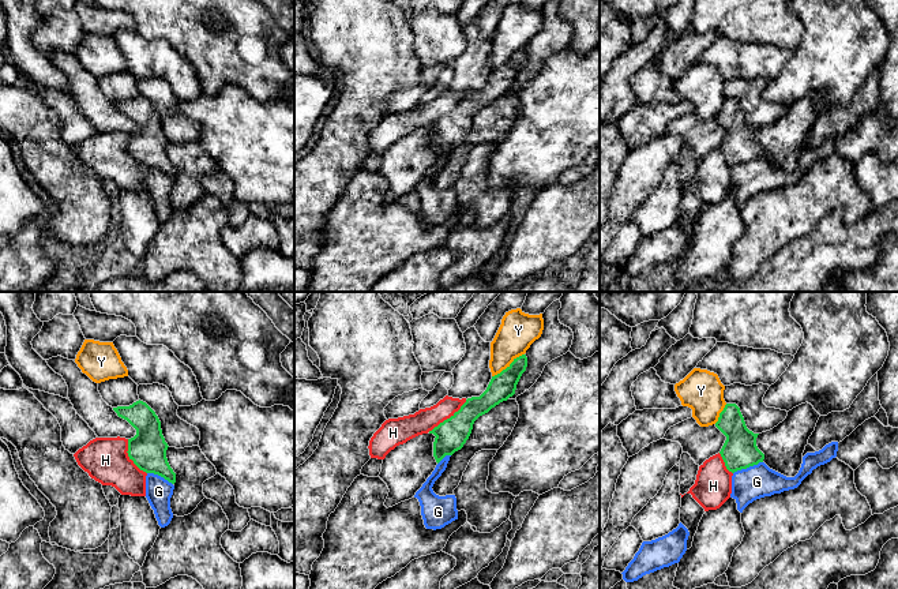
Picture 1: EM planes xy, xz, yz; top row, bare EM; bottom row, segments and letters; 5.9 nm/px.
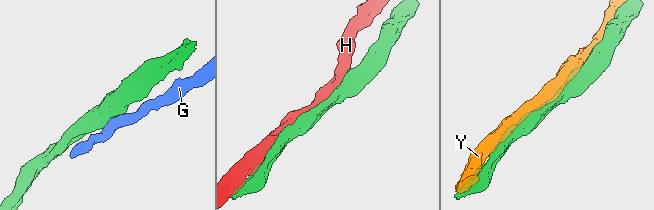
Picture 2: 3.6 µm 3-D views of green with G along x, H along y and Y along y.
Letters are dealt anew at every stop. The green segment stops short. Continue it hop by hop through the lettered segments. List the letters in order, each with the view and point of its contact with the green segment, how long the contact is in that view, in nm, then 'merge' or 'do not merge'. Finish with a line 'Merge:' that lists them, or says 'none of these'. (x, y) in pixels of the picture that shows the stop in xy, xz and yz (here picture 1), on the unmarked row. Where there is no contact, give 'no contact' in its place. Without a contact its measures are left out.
G: meets green in yz at (747, 161); contact 190 nm long; do not merge
H: meets green in xz at (447, 113); contact 300 nm long; do not merge
Y: meets green in xz at (507, 62); contact 240 nm long; do not merge
Merge: none of these

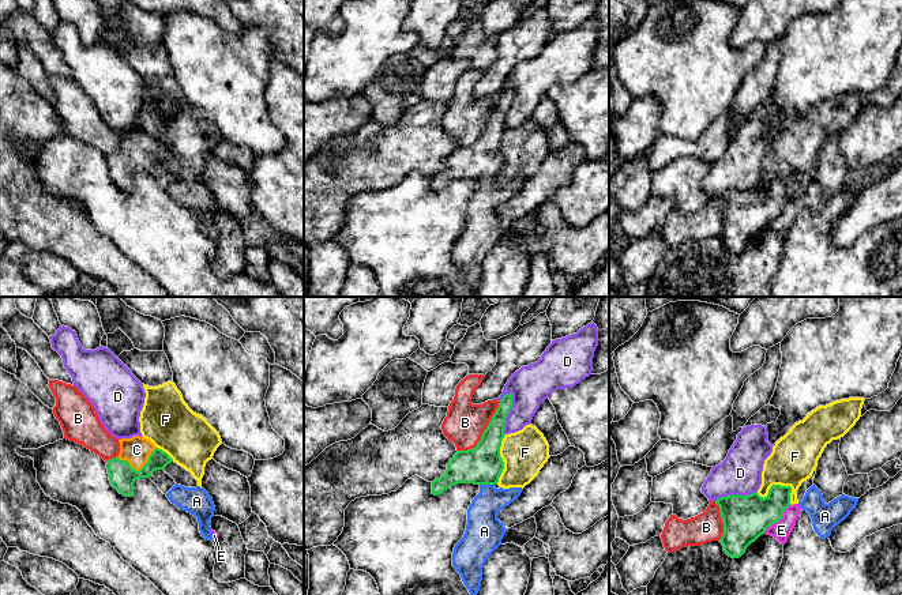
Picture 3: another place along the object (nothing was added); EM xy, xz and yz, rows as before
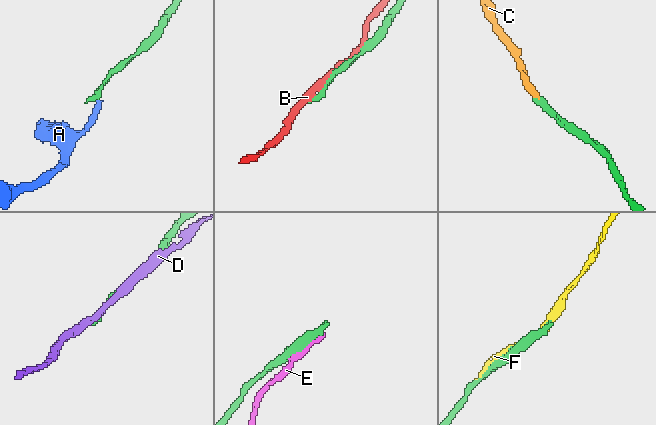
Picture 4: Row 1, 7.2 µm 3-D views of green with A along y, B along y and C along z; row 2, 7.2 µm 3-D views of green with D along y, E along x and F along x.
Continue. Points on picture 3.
A: meets green in xz at (487, 179); contact 90 nm long; do not merge
B: meets green in xz at (484, 127); contact 380 nm long; do not merge
C: meets green in xy at (141, 164); contact 240 nm long; merge
D: meets green in xz at (508, 106); contact 260 nm long; do not merge
E: meets green in yz at (778, 215); contact 240 nm long; do not merge
F: meets green in yz at (780, 180); contact 220 nm long; do not merge
Merge: C

